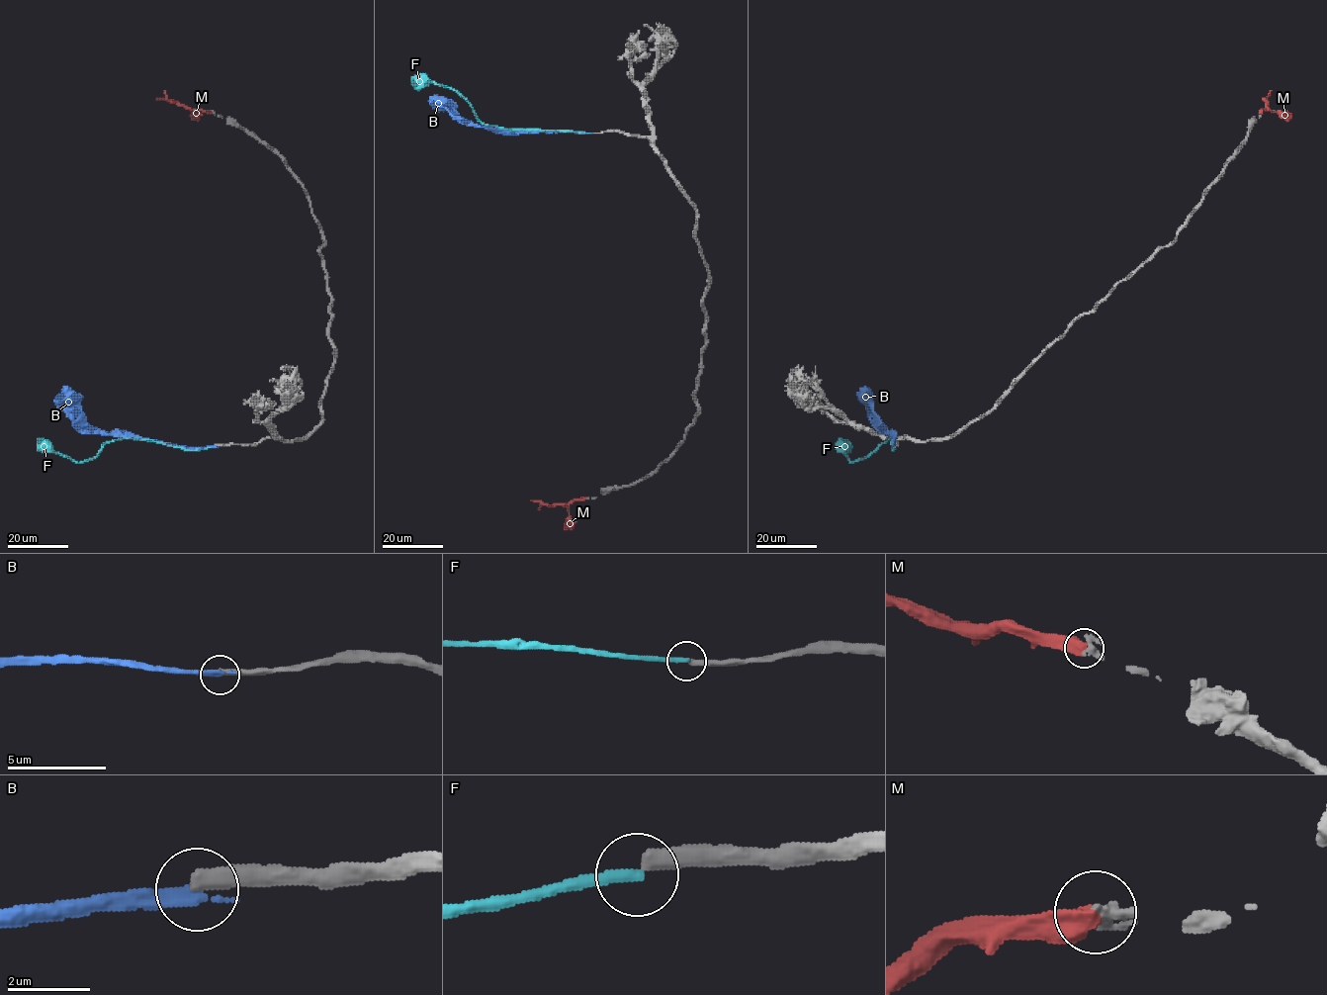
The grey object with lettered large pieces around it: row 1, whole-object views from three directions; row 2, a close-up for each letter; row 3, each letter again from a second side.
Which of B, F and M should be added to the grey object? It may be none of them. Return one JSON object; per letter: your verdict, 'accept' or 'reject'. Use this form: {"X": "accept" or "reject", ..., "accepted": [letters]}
{"B": "reject", "F": "reject", "M": "reject", "accepted": []}

